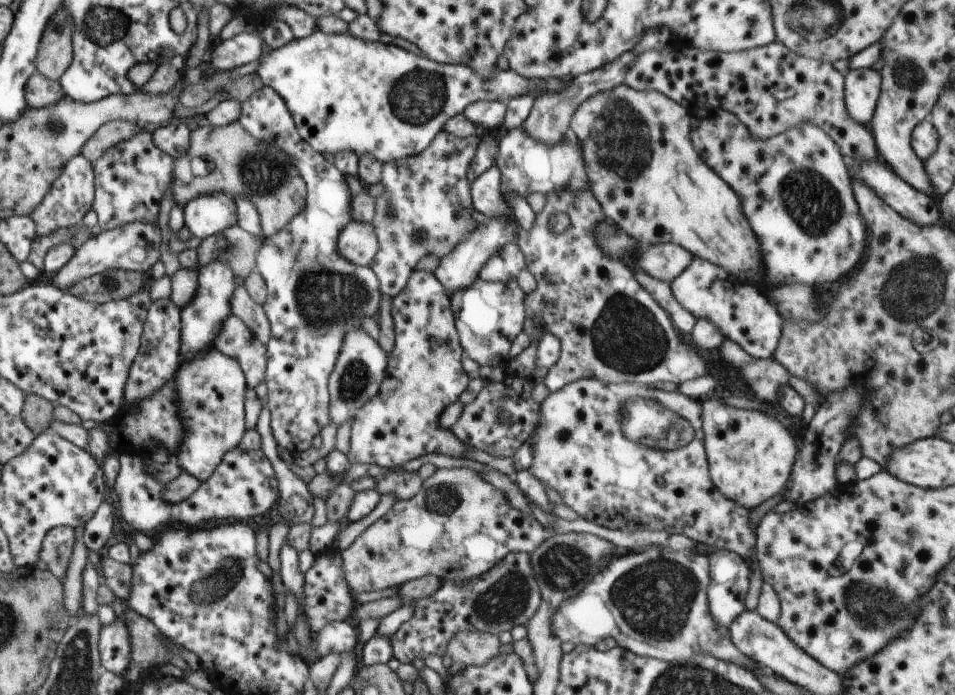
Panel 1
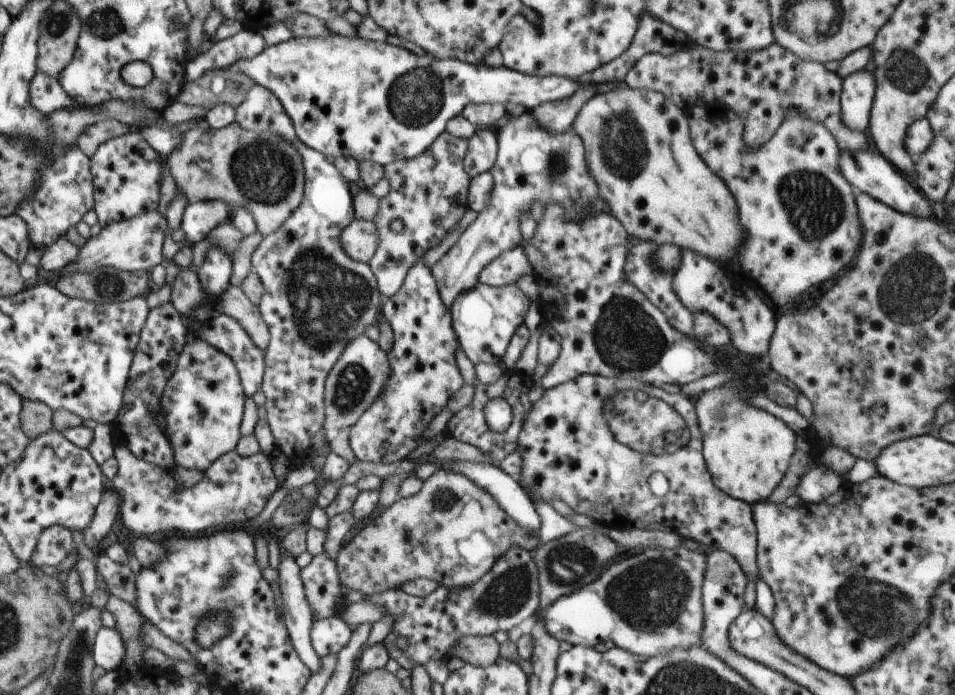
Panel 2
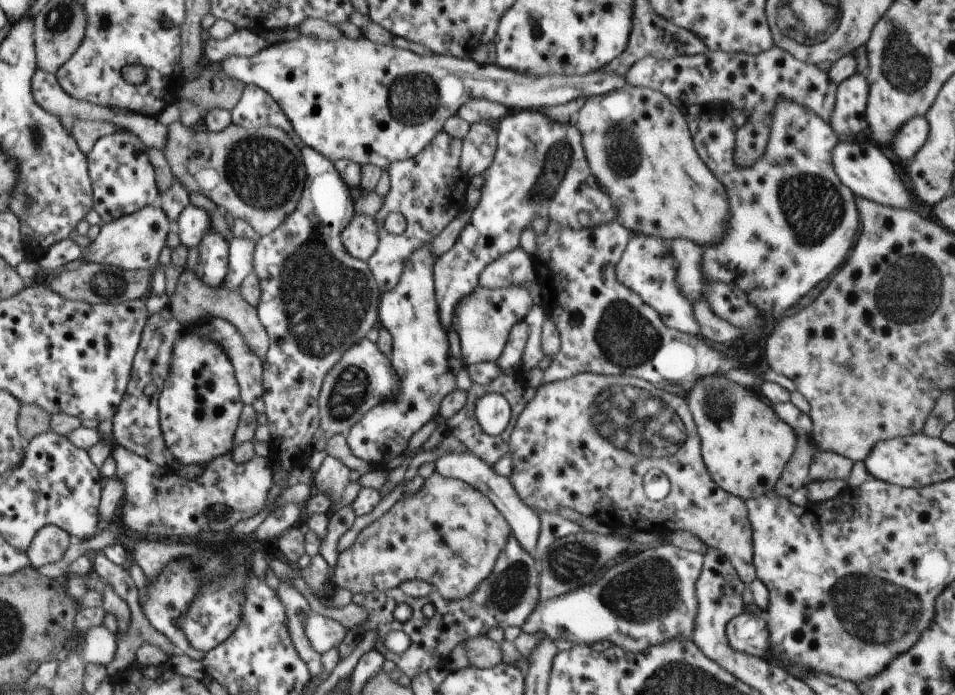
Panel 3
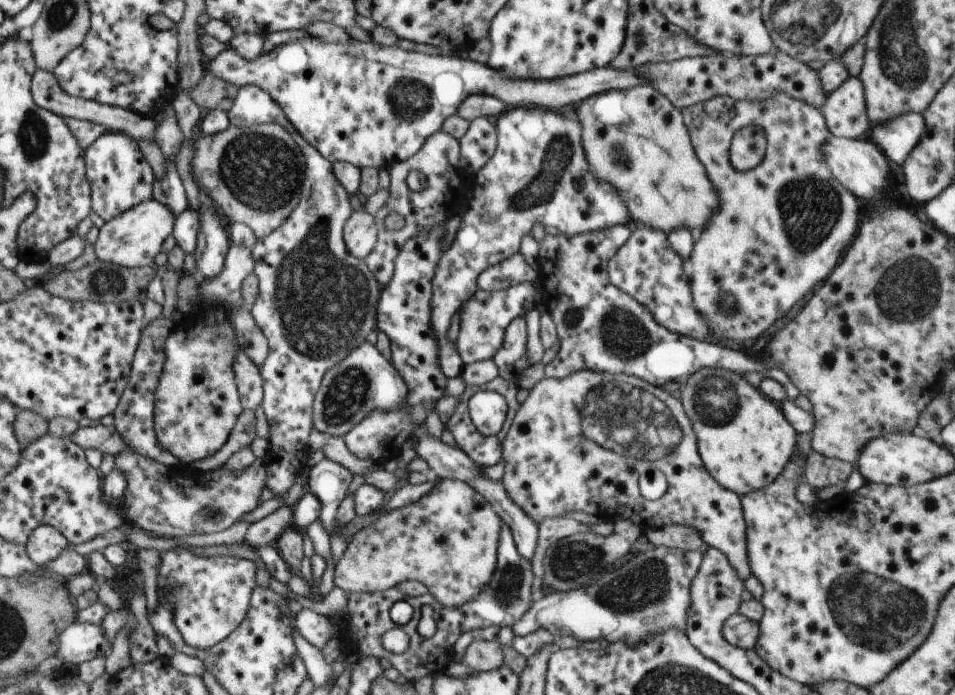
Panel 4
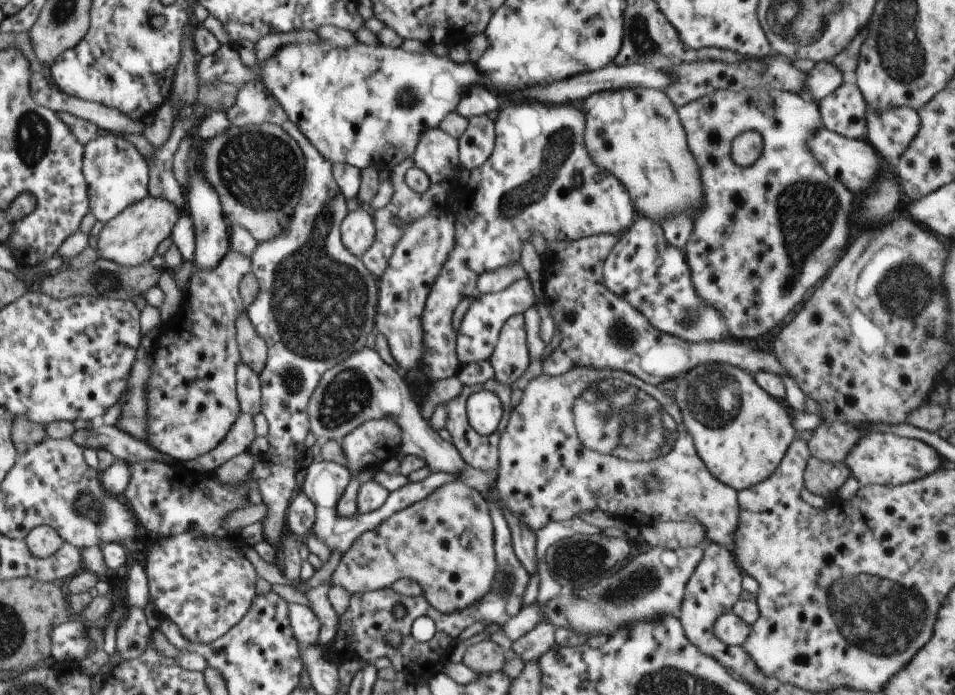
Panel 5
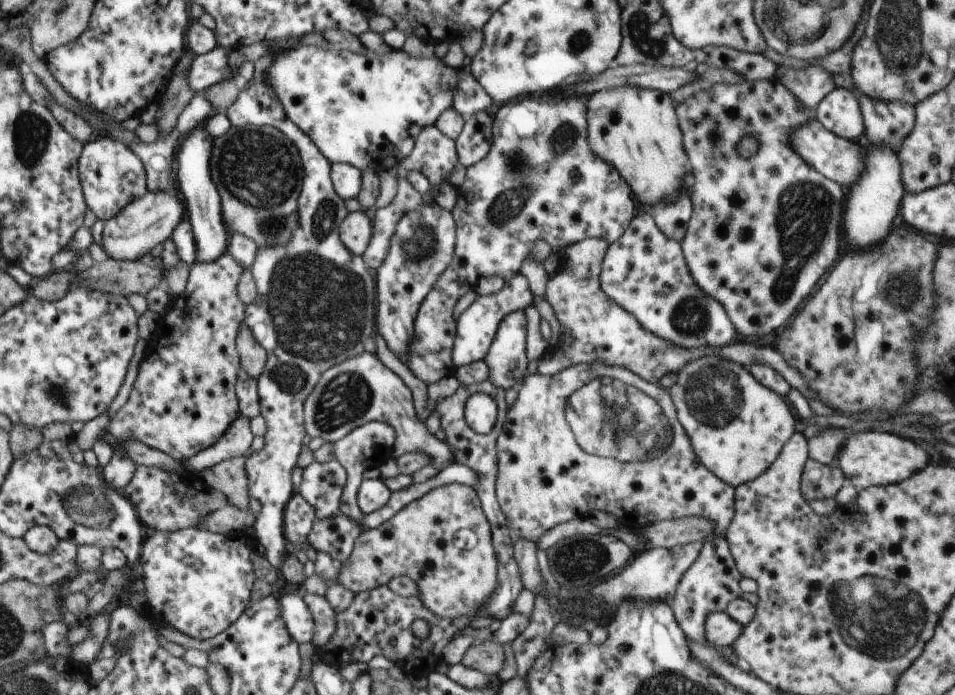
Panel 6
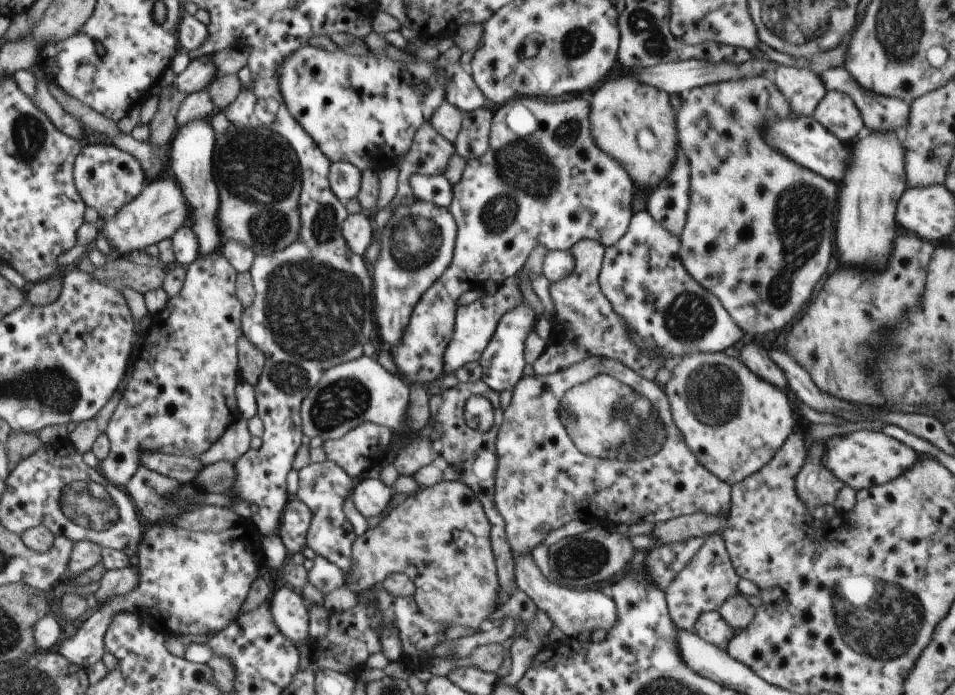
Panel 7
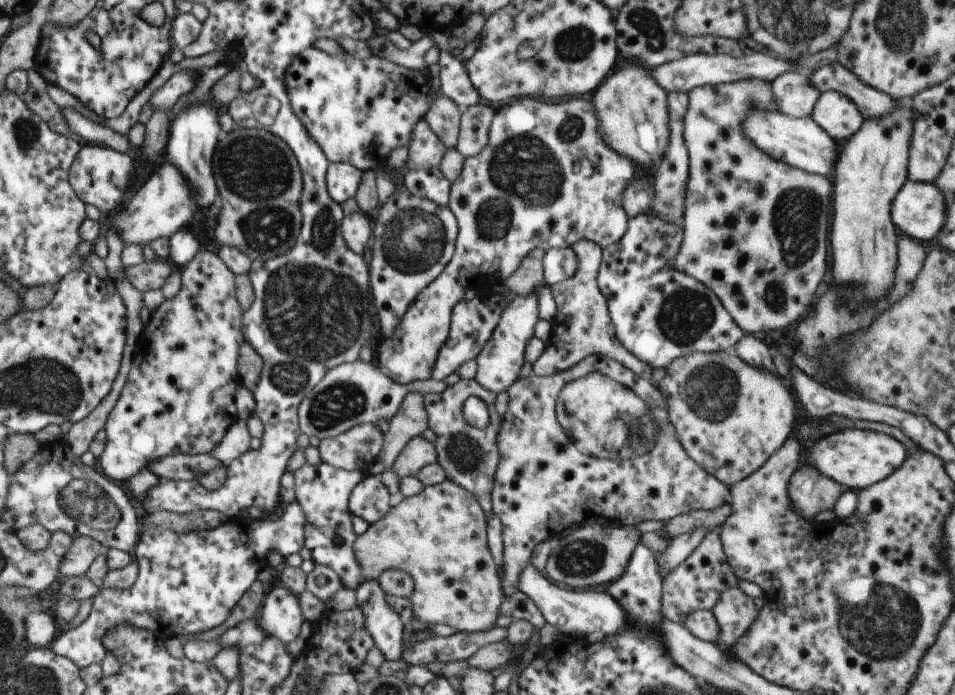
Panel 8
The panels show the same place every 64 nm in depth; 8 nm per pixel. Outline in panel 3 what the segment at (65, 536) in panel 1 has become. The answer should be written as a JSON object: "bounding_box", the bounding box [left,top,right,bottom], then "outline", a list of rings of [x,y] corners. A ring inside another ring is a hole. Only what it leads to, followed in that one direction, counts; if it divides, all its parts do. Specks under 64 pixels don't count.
{"bounding_box":[28,525,73,569],"outline":[[[56,525],[42,527],[28,547],[28,558],[36,569],[45,564],[58,562],[63,558],[71,542],[73,541],[70,534],[61,527]]]}

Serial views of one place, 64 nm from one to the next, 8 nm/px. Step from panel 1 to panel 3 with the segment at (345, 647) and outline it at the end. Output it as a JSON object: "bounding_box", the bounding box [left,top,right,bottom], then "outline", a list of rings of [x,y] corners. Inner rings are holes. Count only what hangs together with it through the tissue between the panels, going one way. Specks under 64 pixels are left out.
{"bounding_box":[304,612,348,654],"outline":[[[312,612],[306,618],[304,632],[306,632],[312,648],[318,654],[324,654],[330,648],[334,648],[334,646],[338,648],[342,644],[342,640],[348,634],[348,629],[337,620]]]}

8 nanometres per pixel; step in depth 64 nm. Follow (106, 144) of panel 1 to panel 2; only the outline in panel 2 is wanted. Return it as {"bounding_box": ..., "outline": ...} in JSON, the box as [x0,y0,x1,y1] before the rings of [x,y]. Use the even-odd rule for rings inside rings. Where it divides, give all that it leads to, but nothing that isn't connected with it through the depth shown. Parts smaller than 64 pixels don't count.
{"bounding_box":[76,119,134,158],"outline":[[[118,119],[102,120],[102,122],[94,124],[94,126],[88,126],[86,132],[82,132],[78,136],[76,145],[92,158],[98,152],[98,146],[102,146],[104,142],[108,142],[110,138],[126,136],[128,132],[134,129],[120,122]]]}

